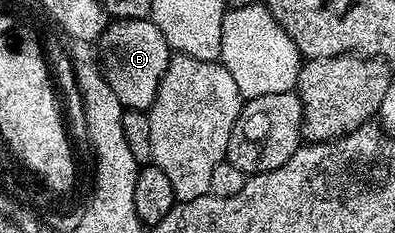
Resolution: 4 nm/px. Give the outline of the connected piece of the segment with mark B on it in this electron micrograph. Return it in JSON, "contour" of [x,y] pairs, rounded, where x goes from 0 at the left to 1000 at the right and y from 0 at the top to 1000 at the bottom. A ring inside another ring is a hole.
{"contour":[[[380,73],[273,94],[271,120],[246,172],[246,249],[261,335],[286,399],[296,399],[296,433],[306,433],[311,464],[324,476],[380,476],[435,232],[408,124],[397,124]]]}

